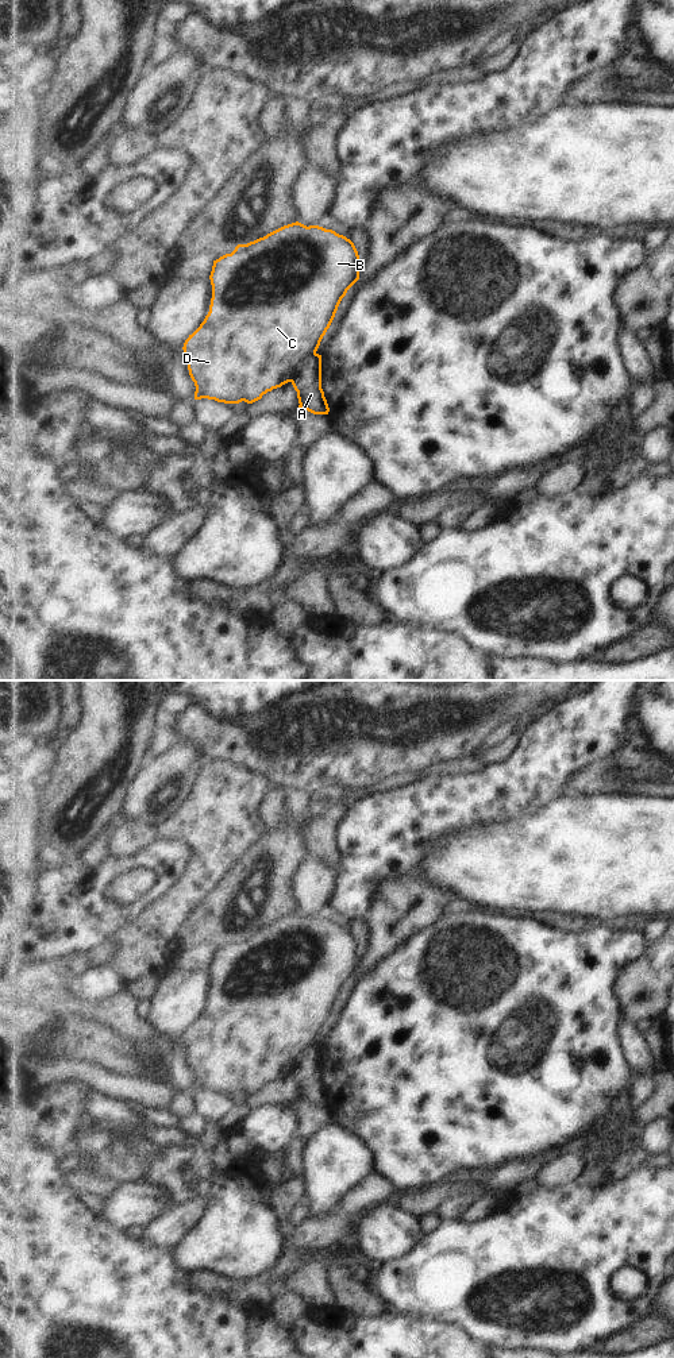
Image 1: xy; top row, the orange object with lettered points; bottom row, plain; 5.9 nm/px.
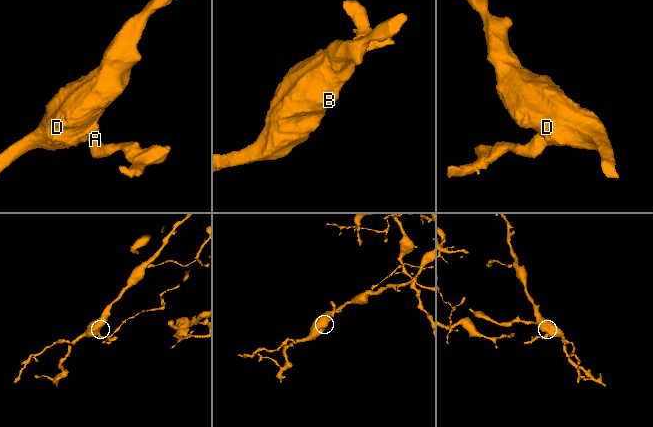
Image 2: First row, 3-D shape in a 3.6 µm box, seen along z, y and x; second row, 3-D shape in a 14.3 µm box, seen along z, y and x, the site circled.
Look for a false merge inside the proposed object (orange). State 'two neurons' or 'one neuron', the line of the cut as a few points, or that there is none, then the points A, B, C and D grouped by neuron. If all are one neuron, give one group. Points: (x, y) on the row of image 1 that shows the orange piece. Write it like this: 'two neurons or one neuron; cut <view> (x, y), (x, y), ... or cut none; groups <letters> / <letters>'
two neurons; cut xy (315, 352), (299, 367), (291, 381); groups A / B C D

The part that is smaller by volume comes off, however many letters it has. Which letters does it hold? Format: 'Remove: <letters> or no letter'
Remove: A.

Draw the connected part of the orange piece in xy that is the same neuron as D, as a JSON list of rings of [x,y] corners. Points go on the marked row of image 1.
[[[299,221],[247,244],[238,244],[231,254],[213,261],[209,275],[212,285],[209,312],[182,347],[189,375],[196,386],[195,400],[253,404],[267,391],[292,382],[299,367],[316,354],[342,298],[359,279],[362,267],[350,239],[332,229],[307,227]]]

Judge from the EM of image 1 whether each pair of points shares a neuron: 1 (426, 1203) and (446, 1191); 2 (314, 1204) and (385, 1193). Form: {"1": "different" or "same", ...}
{"1": "same", "2": "different"}

